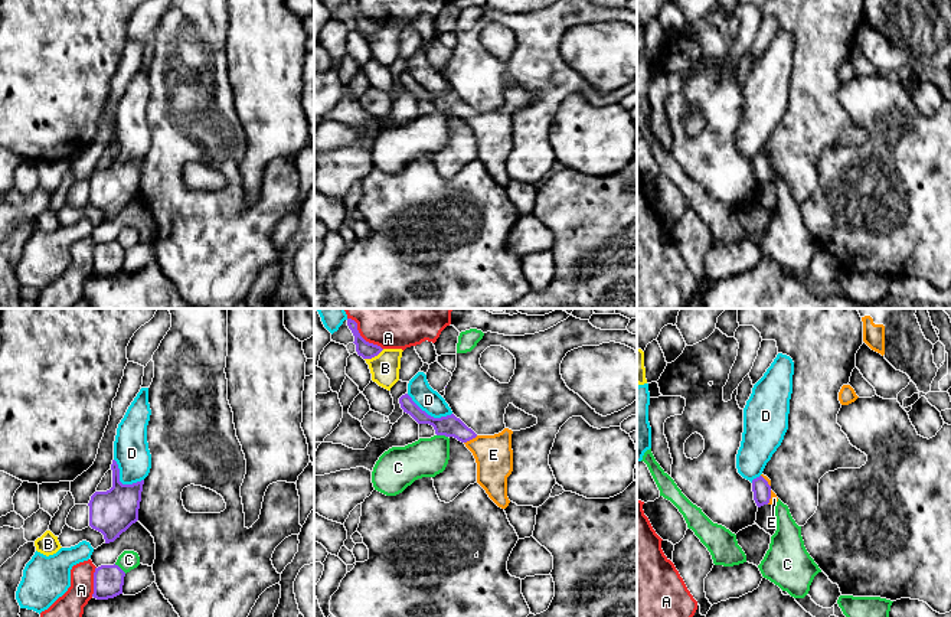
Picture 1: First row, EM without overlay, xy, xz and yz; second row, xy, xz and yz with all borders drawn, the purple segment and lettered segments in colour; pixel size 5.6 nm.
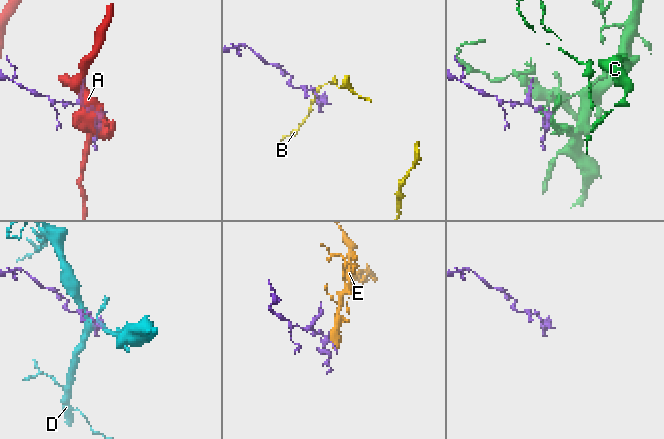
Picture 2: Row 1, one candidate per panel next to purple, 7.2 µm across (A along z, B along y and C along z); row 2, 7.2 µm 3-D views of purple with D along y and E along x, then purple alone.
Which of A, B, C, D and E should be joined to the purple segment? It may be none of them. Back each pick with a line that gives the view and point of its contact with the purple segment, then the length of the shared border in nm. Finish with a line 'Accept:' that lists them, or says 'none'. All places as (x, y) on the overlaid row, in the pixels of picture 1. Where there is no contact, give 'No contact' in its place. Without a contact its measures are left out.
E: Touches purple at xz (470, 438). Shared border 90 nm
Accept: E

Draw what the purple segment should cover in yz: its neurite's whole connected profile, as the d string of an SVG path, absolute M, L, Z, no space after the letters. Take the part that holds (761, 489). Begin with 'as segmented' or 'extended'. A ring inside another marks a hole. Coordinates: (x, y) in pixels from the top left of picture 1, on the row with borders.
extended; M764 474L752 480L752 492L758 507L764 505L775 506L778 502L777 494L771 490L771 480Z

